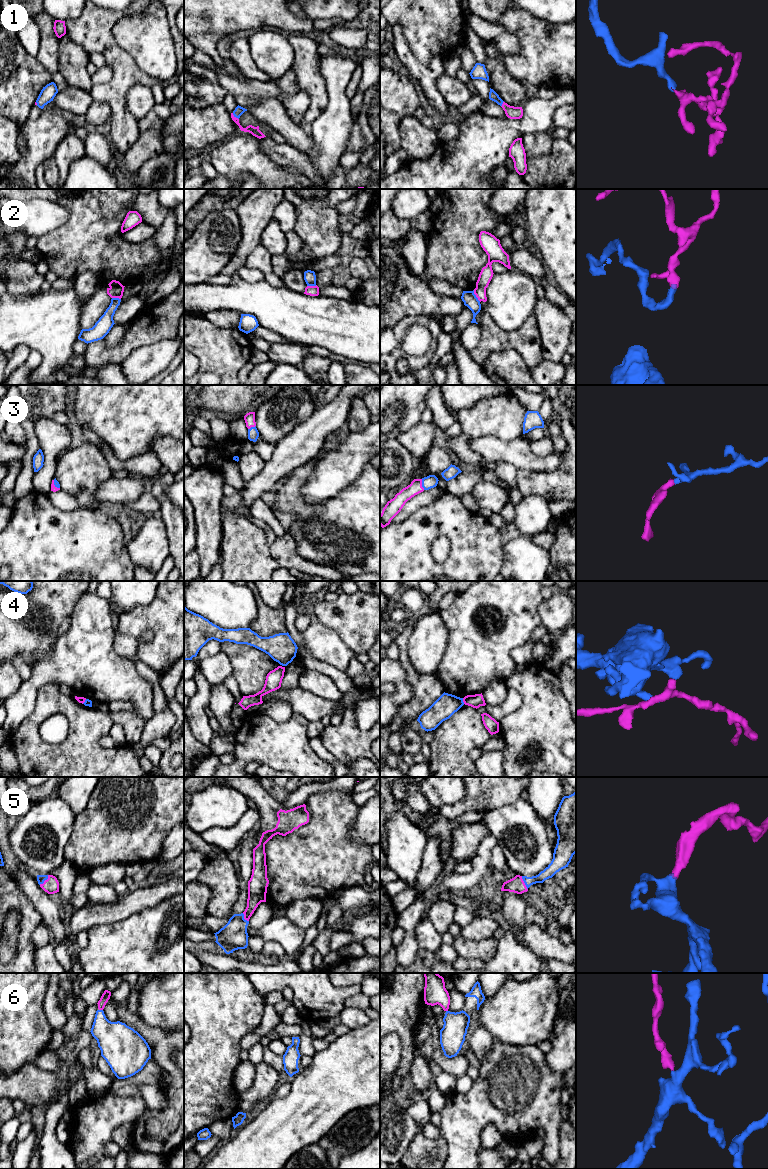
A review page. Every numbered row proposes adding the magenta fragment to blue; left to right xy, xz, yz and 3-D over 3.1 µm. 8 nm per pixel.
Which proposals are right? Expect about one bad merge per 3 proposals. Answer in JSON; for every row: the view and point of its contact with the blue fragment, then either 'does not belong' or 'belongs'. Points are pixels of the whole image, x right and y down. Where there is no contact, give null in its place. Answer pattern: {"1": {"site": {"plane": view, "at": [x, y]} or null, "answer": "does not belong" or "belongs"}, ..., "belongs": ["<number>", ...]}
{"1": {"site": {"plane": "xz", "at": [235, 116]}, "answer": "belongs"}, "2": {"site": {"plane": "yz", "at": [475, 296]}, "answer": "does not belong"}, "3": {"site": {"plane": "yz", "at": [422, 484]}, "answer": "belongs"}, "4": {"site": {"plane": "yz", "at": [462, 701]}, "answer": "does not belong"}, "5": {"site": {"plane": "yz", "at": [524, 882]}, "answer": "belongs"}, "6": {"site": {"plane": "xy", "at": [101, 1010]}, "answer": "belongs"}, "belongs": ["1", "3", "5", "6"]}

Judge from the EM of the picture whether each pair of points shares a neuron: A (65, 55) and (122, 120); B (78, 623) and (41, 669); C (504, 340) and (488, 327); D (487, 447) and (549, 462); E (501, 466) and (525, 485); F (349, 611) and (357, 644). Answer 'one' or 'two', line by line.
A: two
B: one
C: one
D: one
E: two
F: one

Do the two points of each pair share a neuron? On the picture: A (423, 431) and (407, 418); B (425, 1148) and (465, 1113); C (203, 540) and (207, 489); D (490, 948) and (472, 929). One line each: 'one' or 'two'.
A: two
B: two
C: one
D: two

